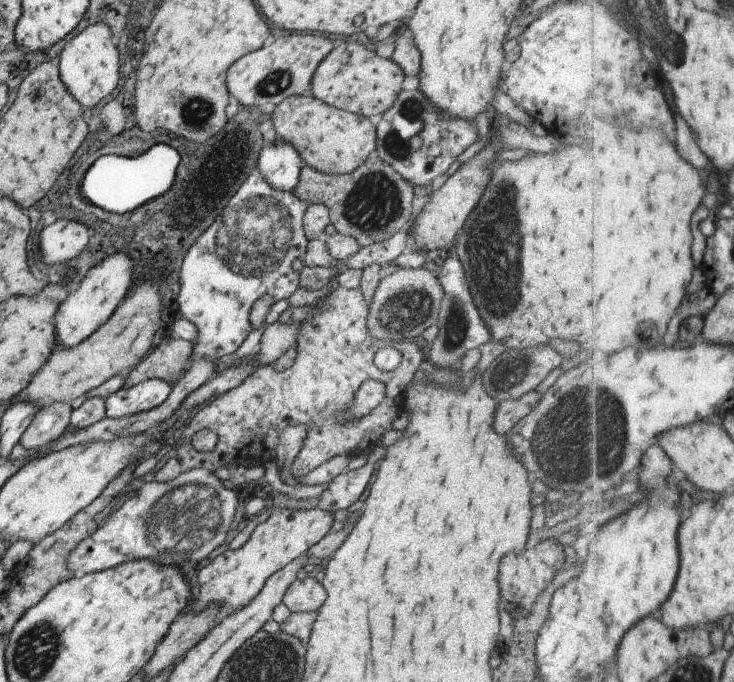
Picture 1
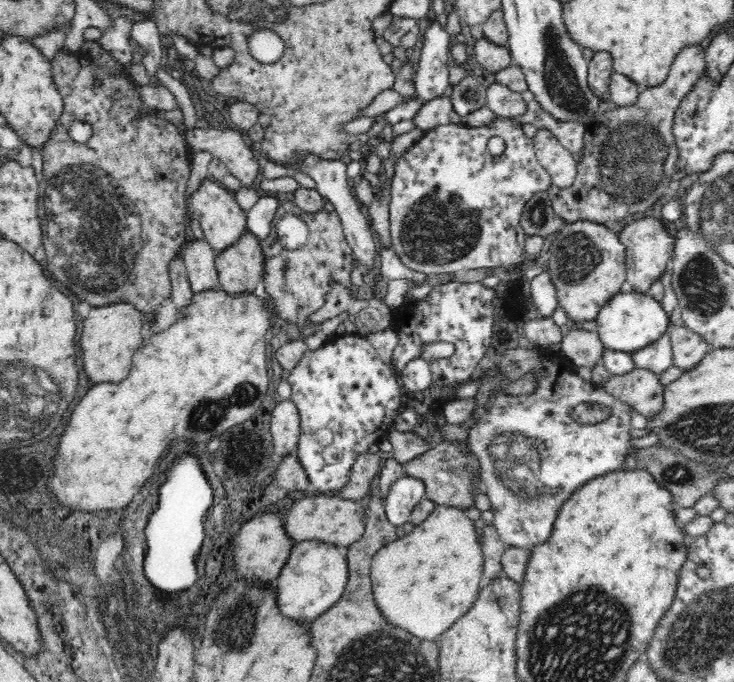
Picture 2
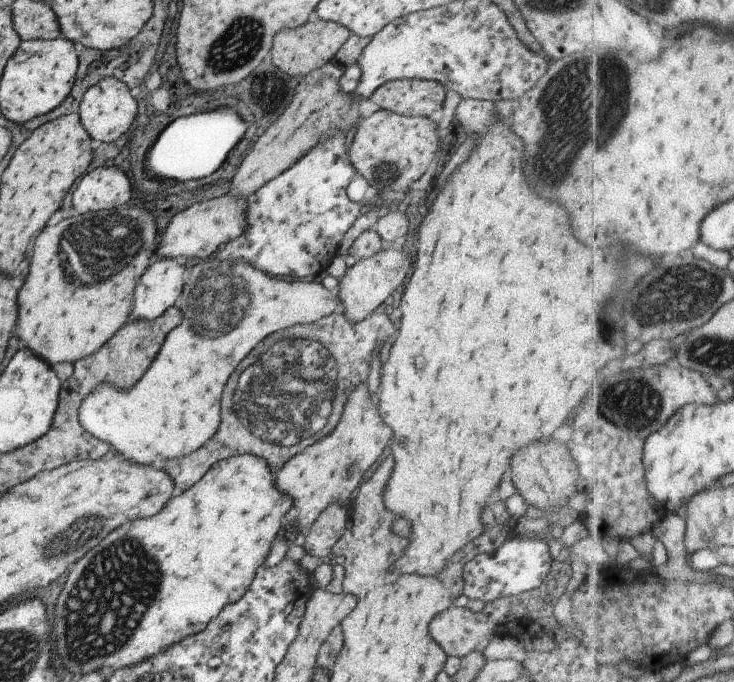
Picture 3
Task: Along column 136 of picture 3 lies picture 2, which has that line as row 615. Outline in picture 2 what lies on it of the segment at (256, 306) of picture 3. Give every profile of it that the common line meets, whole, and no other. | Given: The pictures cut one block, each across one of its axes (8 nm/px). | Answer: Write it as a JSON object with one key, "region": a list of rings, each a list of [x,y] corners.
{"region":[[[435,505],[430,517],[412,531],[376,551],[371,560],[371,589],[383,617],[420,640],[438,640],[458,618],[476,602],[483,577],[483,550],[473,520],[466,511],[452,506]]]}

